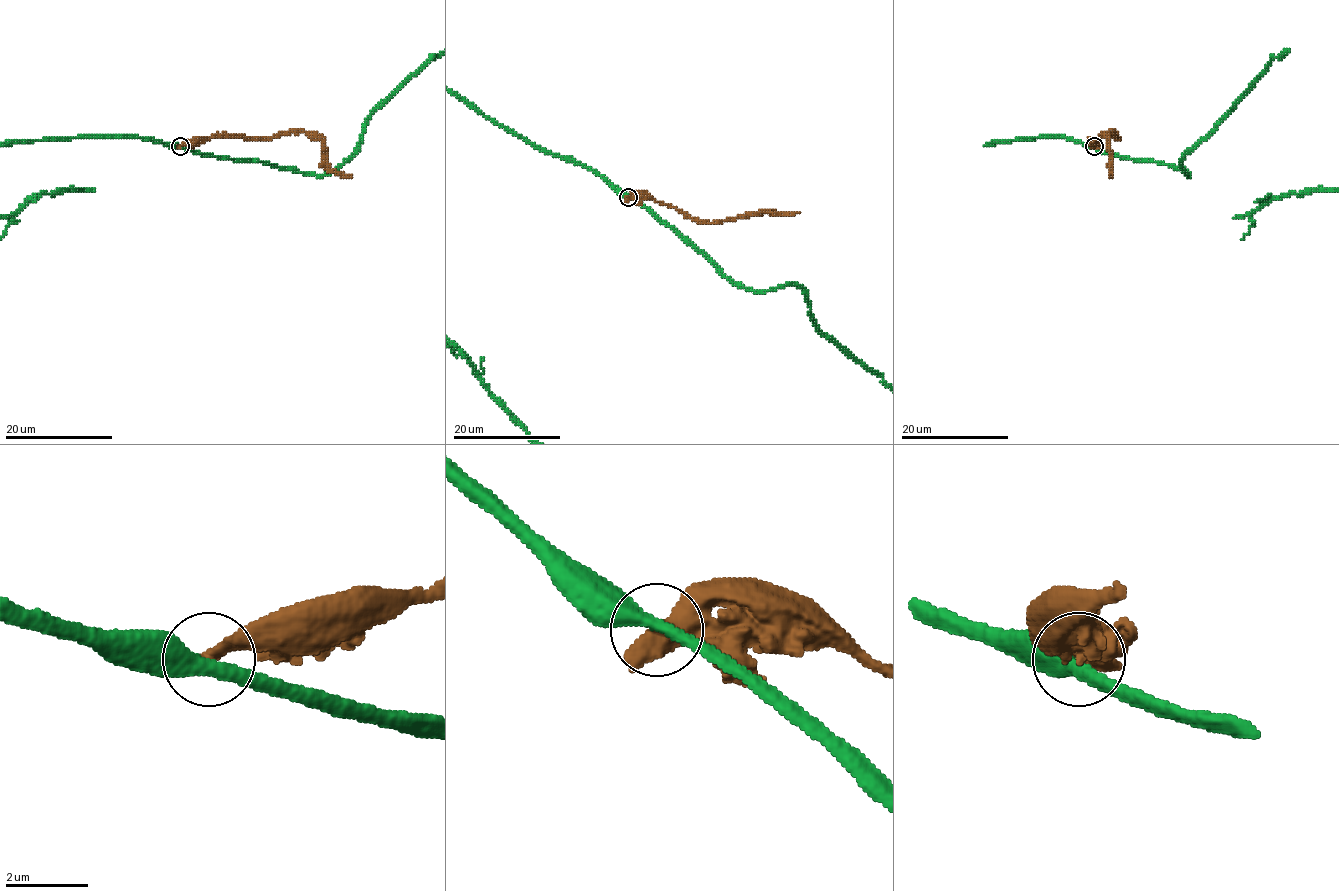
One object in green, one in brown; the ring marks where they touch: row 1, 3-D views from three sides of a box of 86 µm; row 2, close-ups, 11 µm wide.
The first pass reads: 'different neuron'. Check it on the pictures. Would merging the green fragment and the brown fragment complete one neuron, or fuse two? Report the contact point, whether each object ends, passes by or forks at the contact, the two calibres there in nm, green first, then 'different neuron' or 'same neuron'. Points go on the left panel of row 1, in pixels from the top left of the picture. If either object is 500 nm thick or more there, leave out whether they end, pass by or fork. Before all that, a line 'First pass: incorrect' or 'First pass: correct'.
First pass: correct
at (180, 146); 400 nm thick on the green side, 550 nm on the other; different neuron

